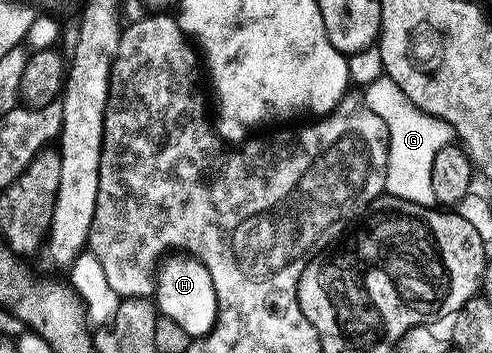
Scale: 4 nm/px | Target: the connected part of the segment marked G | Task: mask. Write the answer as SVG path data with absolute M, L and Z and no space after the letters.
M396 88L396 107L404 111L400 119L396 115L384 115L380 107L373 107L372 112L382 118L388 131L388 169L385 192L395 200L433 207L437 204L433 187L433 163L438 150L449 146L455 140L455 131L448 122L425 115L416 109L405 94Z

